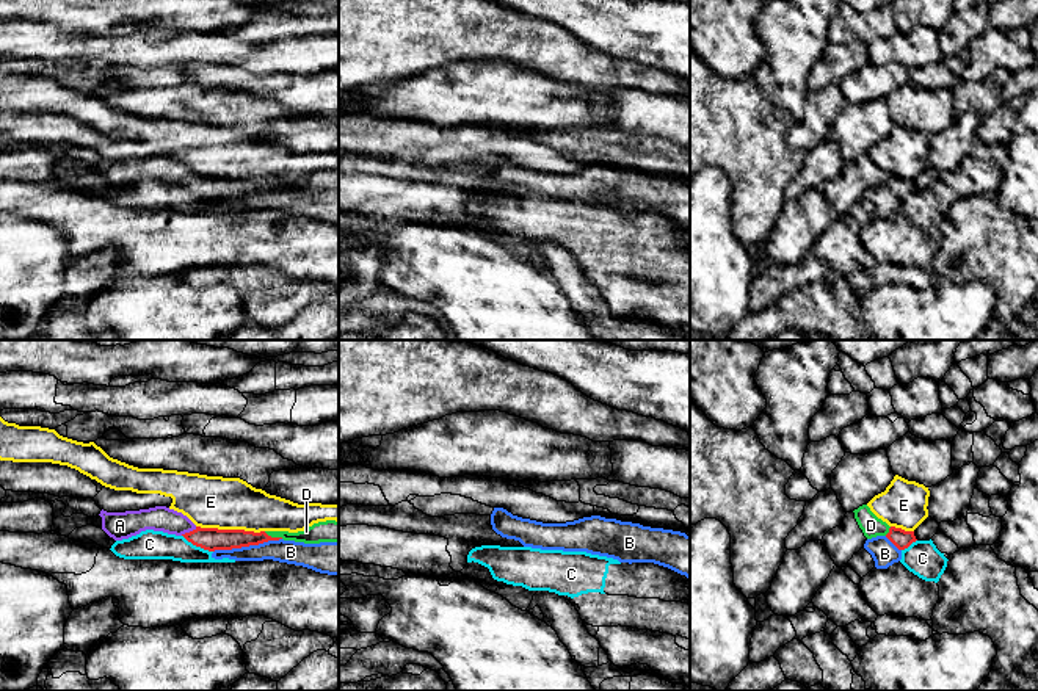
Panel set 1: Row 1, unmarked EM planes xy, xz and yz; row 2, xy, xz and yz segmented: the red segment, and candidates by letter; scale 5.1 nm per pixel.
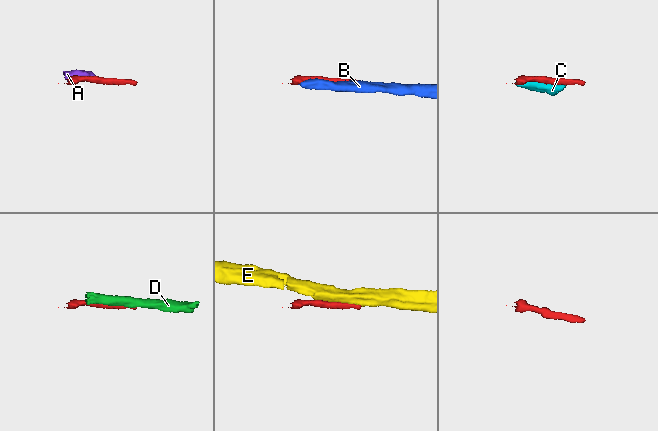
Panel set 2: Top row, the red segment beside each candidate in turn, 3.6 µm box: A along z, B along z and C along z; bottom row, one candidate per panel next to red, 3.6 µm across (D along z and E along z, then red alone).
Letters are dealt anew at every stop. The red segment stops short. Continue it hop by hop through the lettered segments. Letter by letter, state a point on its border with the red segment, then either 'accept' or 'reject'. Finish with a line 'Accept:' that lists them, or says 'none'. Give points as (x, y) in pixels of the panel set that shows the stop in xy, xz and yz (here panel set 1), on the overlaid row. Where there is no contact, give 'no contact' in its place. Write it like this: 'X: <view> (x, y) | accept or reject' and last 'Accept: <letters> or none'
A: xy (190, 531) | accept
B: xy (246, 546) | accept
C: xy (198, 546) | reject
D: xy (273, 538) | reject
E: xy (231, 530) | reject
Accept: A, B

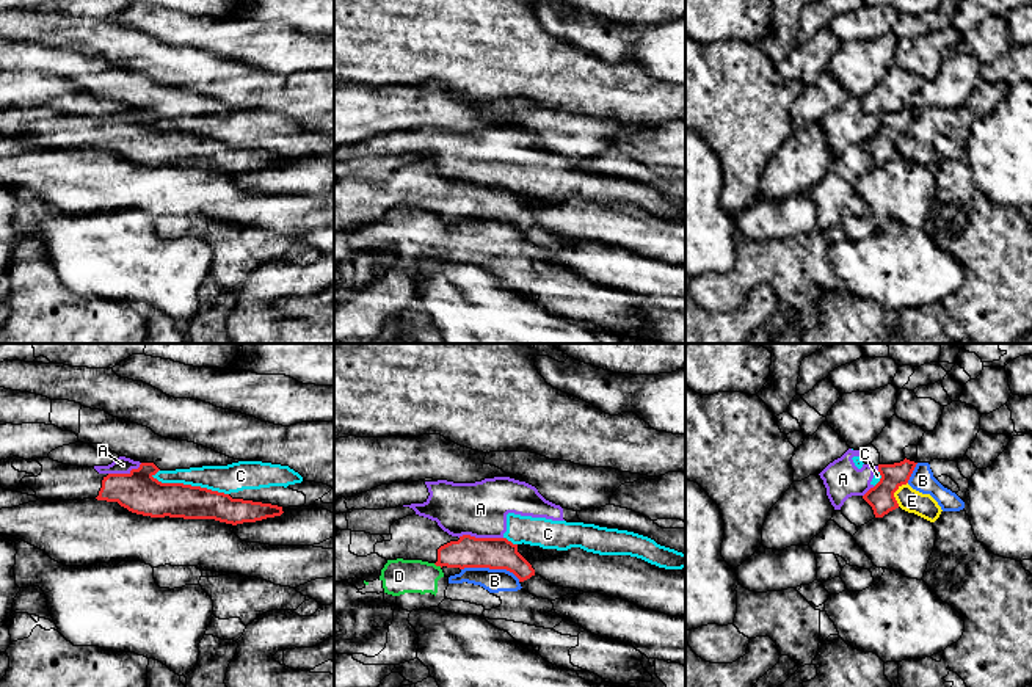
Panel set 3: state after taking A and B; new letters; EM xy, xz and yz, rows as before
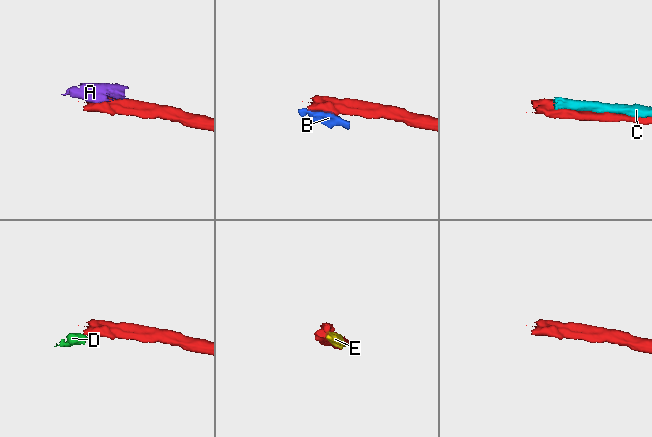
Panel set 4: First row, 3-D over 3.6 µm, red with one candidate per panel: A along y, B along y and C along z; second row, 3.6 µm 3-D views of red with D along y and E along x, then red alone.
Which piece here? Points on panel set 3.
A: xz (480, 538) | reject
B: xz (491, 568) | reject
C: xy (190, 485) | reject
D: xz (438, 565) | reject
E: yz (894, 491) | reject
Accept: none

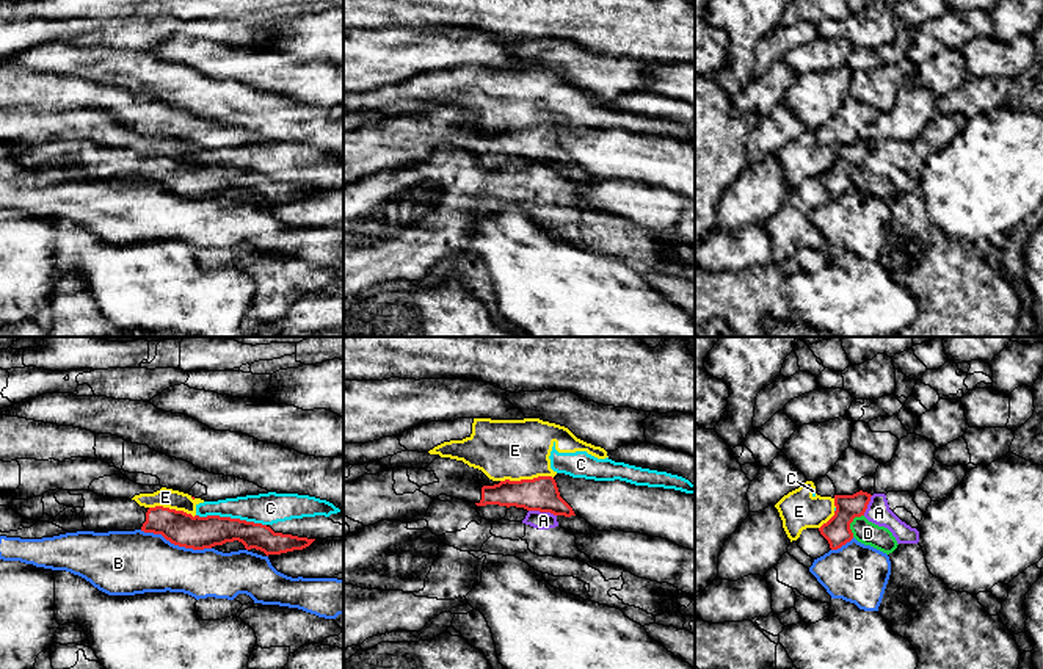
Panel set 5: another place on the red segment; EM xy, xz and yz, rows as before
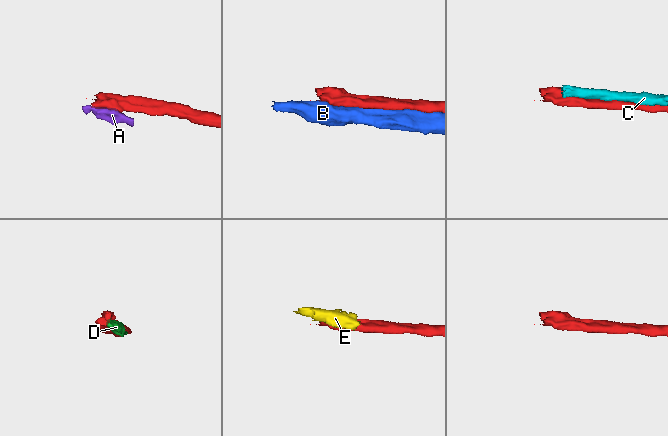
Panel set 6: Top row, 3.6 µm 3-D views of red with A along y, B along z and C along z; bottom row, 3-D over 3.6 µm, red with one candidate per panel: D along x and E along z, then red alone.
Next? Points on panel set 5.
A: xz (543, 511) | reject
B: xy (176, 544) | reject
C: xy (229, 517) | reject
D: yz (850, 522) | reject
E: xz (526, 480) | reject
Accept: none

